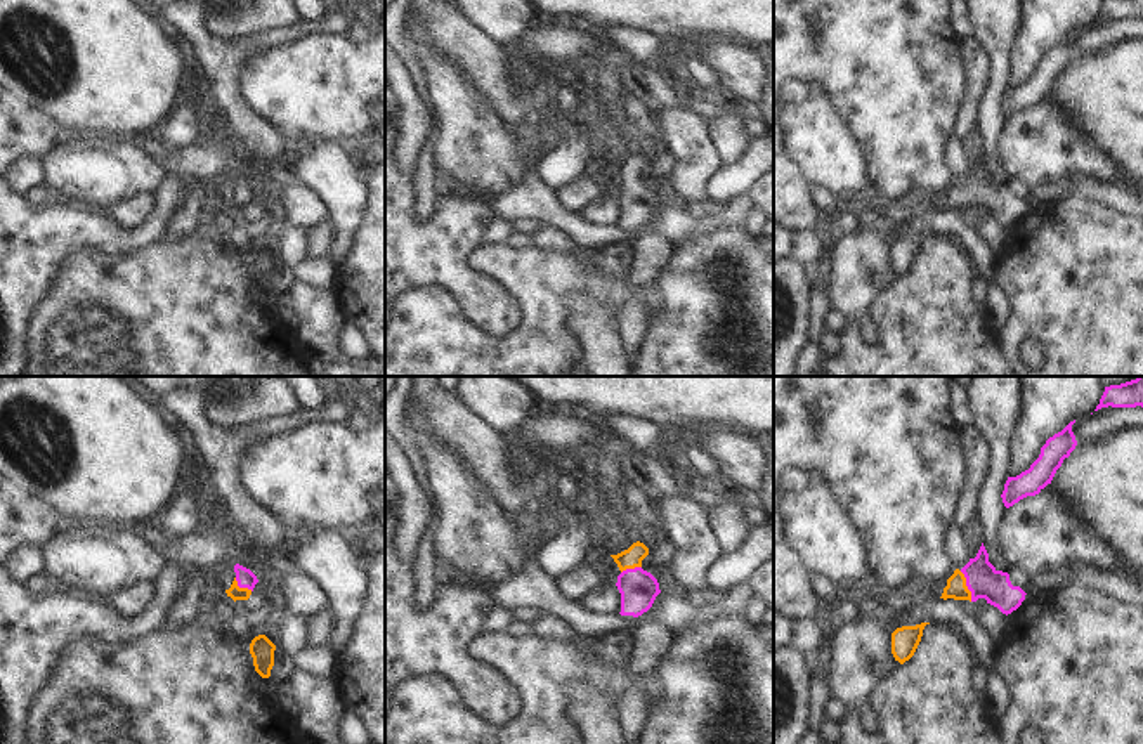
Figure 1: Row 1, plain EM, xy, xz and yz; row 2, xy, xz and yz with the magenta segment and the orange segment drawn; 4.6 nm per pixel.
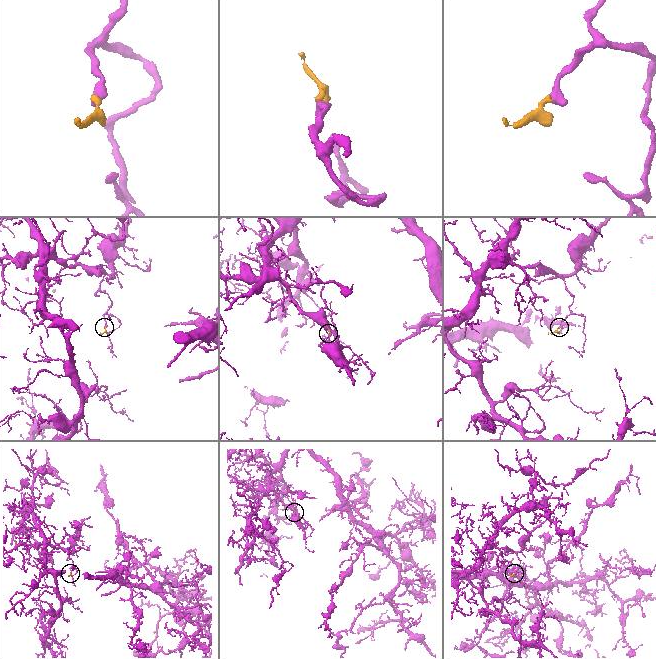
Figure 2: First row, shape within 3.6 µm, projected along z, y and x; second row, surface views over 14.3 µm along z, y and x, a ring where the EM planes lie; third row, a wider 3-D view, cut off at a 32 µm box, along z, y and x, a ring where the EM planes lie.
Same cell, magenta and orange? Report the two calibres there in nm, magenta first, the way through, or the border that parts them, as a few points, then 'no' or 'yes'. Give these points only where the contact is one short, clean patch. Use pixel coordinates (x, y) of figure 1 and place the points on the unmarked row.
160 nm thick on the magenta side, 100 nm on the other; runs through yz (984, 193), (966, 196), (956, 200); yes

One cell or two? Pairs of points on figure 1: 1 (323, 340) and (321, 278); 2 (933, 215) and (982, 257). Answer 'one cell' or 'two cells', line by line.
1: two cells
2: one cell

